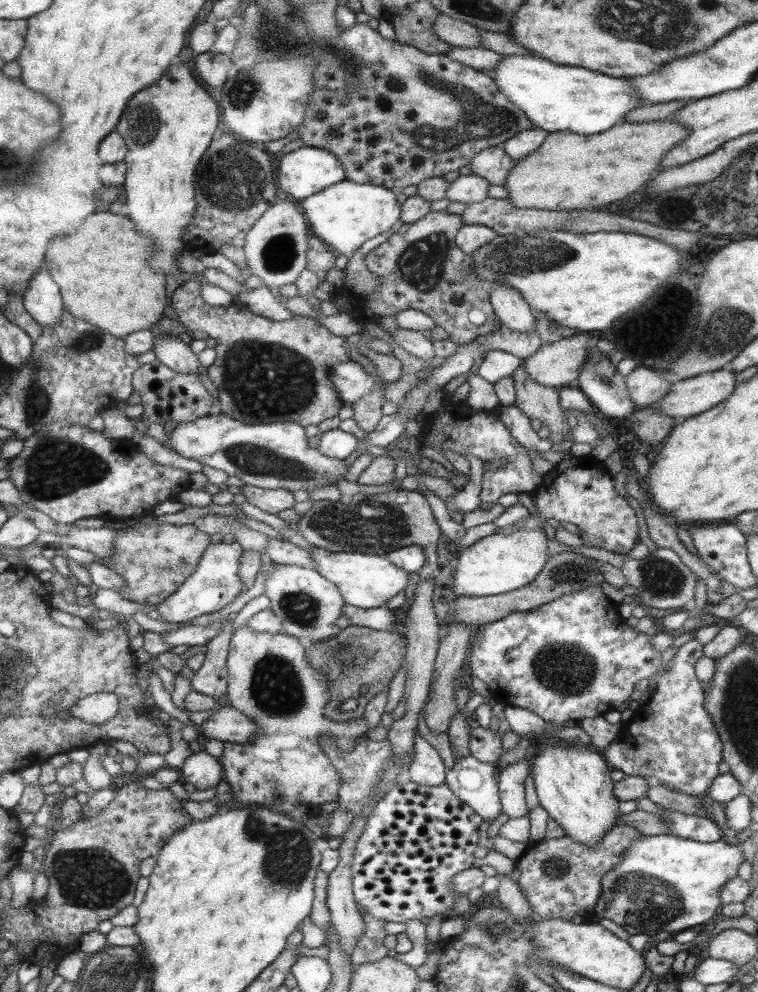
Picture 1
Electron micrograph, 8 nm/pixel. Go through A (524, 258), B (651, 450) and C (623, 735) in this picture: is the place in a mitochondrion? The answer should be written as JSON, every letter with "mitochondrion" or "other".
{"A":"mitochondrion","B":"other","C":"other"}

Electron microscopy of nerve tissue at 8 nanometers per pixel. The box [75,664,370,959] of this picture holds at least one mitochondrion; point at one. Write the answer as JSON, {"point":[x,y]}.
{"point":[287,859]}

